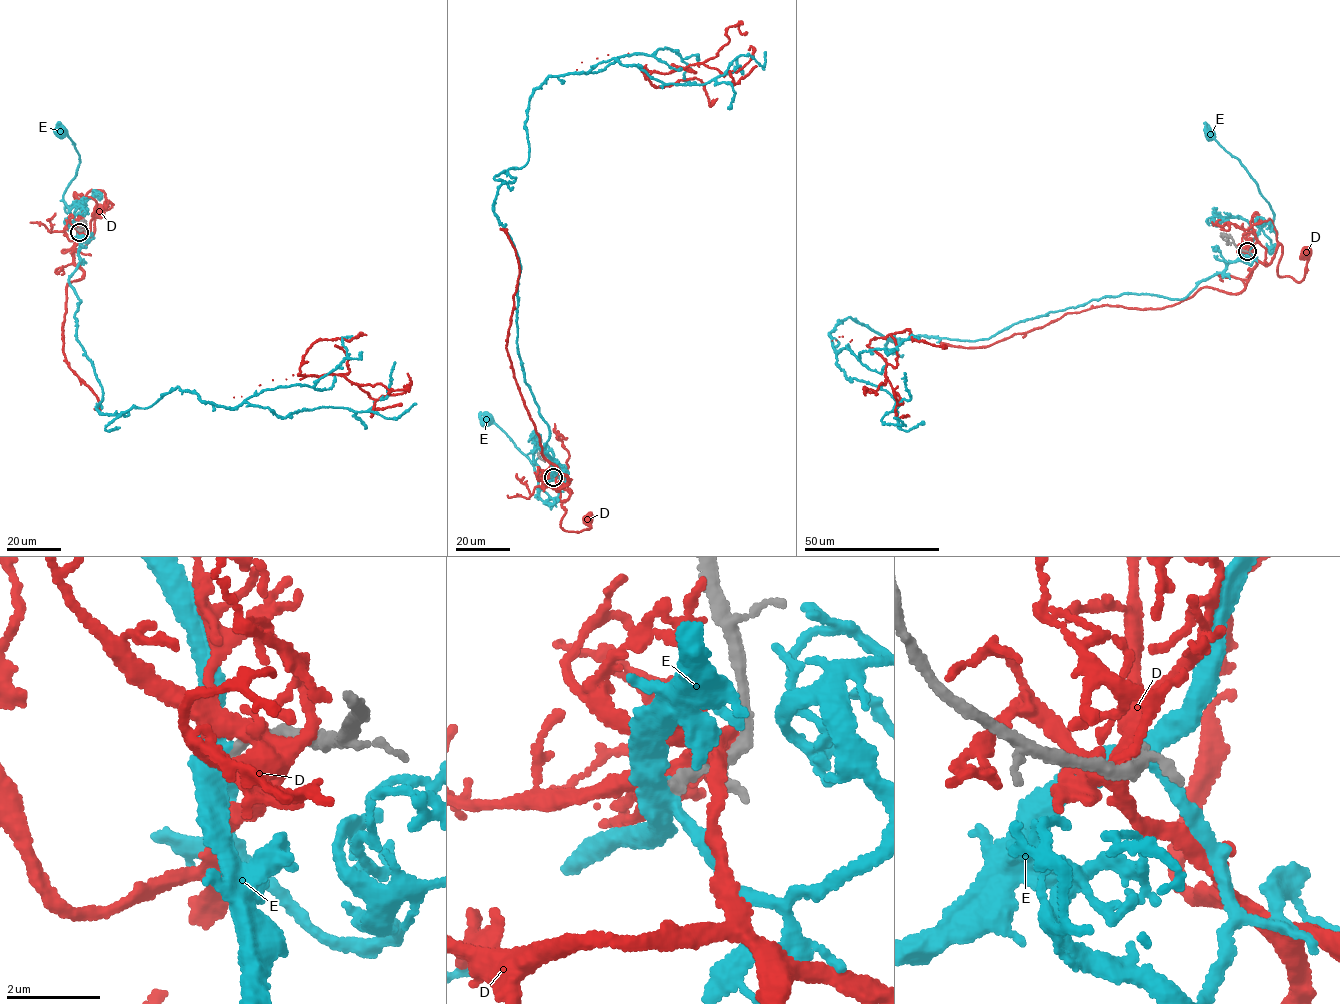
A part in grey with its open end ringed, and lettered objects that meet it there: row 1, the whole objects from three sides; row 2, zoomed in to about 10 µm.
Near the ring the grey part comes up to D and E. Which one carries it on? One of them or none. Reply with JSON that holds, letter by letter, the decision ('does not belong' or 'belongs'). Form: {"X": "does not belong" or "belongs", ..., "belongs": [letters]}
{"D": "does not belong", "E": "does not belong", "belongs": []}

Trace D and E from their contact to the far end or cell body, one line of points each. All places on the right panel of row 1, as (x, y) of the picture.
D: (1247, 250), (1255, 260), (1268, 265), (1280, 244), (1282, 256), (1277, 272), (1299, 282), (1307, 271), (1305, 252)
E: (1247, 250), (1262, 227), (1274, 219), (1274, 214), (1256, 181), (1238, 160), (1211, 136)

